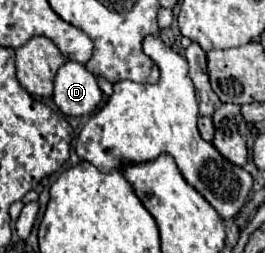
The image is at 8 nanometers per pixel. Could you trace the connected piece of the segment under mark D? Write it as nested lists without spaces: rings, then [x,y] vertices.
[[[67,61],[55,77],[53,101],[61,113],[81,117],[95,111],[103,93],[97,85],[95,75],[91,75],[81,63]]]

